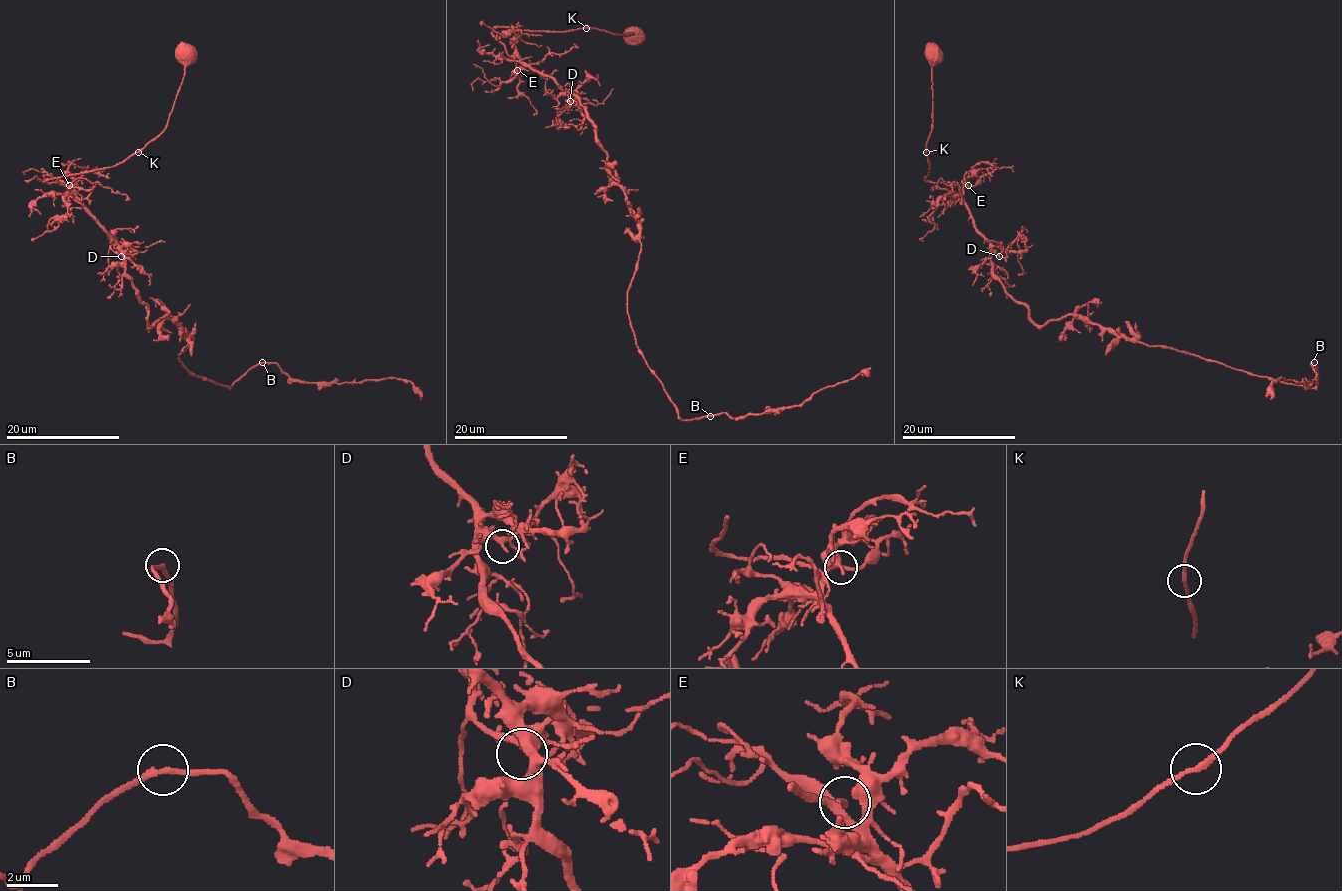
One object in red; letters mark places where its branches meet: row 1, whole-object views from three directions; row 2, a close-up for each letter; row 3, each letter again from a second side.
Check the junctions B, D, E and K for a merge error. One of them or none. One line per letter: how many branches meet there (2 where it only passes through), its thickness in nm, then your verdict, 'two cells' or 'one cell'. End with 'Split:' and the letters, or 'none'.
B: 2 | 240 nm | one cell
D: 2 | 280 nm | one cell
E: 2 | 200 nm | one cell
K: 2 | 200 nm | one cell
Split: none

